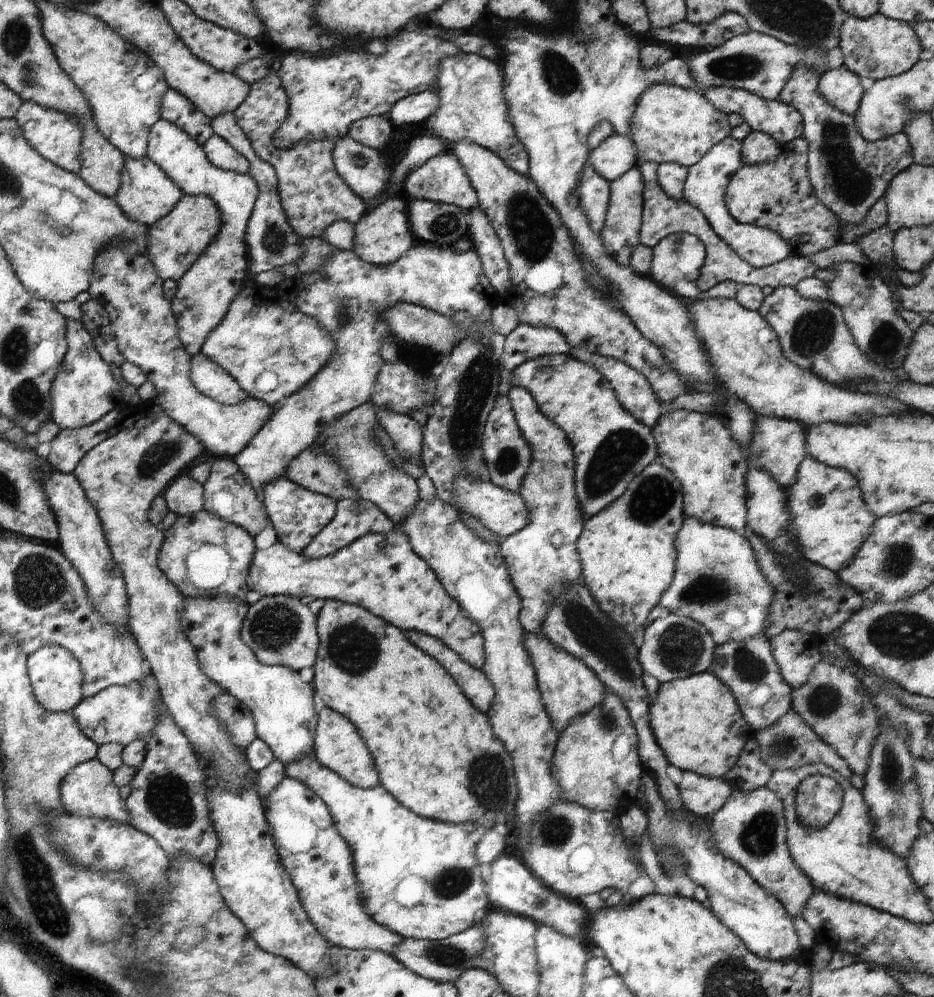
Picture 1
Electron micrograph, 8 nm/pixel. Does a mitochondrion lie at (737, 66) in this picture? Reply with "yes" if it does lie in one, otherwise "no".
yes

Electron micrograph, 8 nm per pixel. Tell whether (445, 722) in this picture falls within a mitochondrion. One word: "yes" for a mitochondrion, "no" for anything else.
no

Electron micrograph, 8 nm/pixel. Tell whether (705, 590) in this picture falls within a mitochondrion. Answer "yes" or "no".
yes

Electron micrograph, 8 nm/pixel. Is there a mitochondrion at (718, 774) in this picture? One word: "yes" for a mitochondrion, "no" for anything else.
no

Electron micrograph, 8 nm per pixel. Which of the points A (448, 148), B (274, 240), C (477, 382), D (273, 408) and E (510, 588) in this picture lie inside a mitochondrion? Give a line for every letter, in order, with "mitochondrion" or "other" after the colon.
A: other
B: mitochondrion
C: mitochondrion
D: other
E: other

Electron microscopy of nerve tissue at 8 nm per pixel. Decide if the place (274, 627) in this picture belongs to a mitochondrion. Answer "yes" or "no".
yes

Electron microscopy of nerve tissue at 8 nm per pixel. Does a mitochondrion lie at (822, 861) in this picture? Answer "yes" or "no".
no

